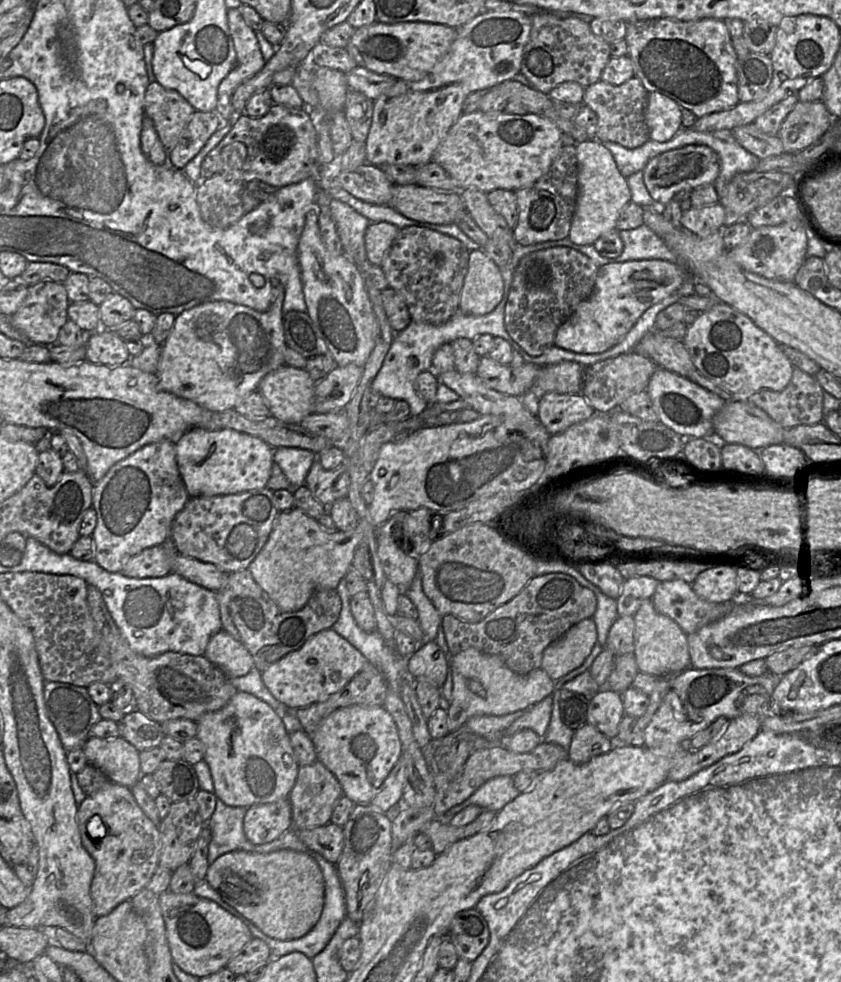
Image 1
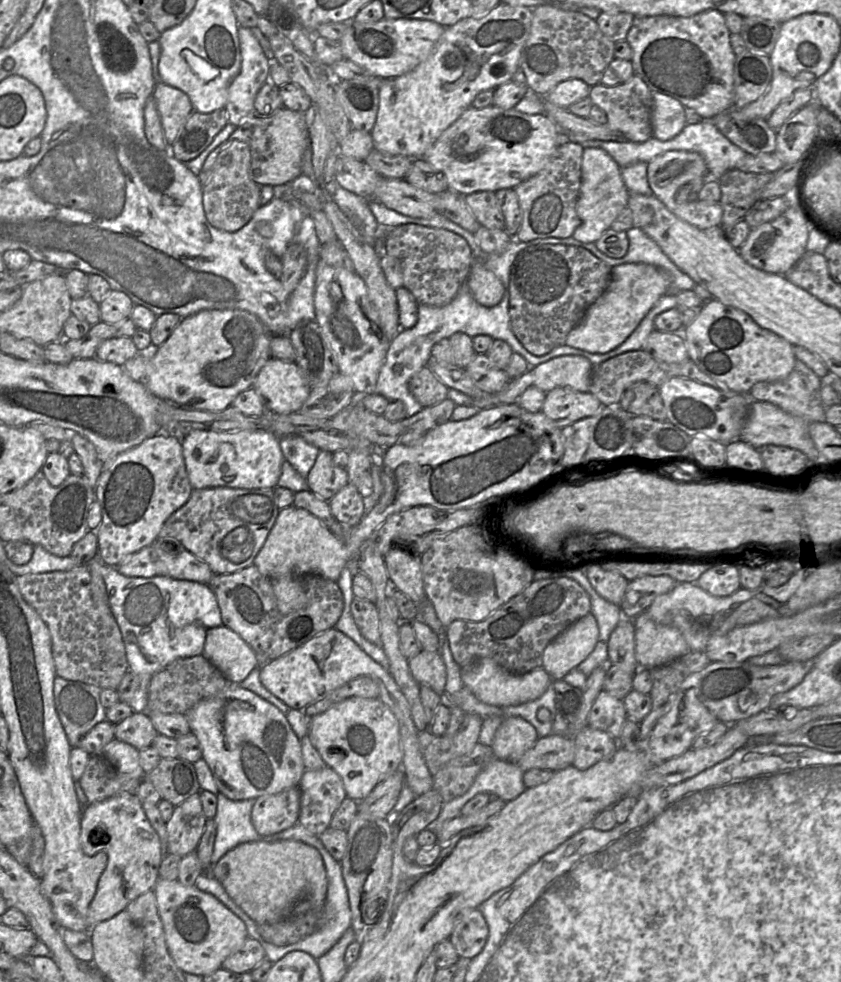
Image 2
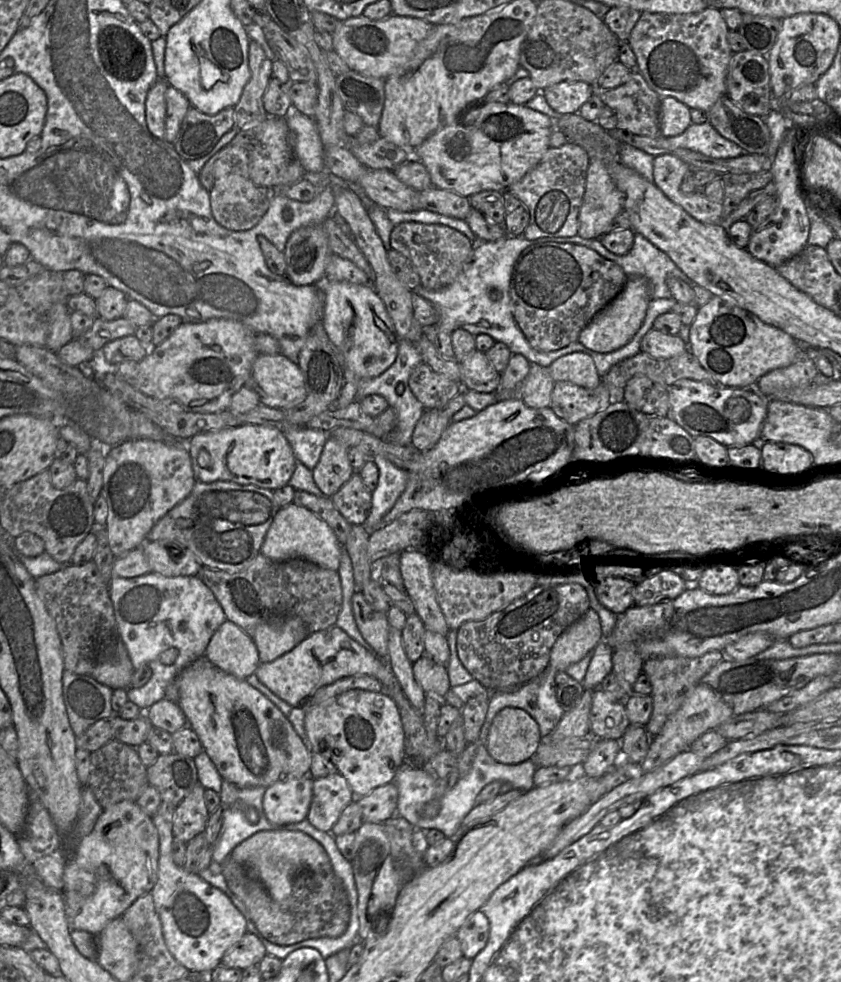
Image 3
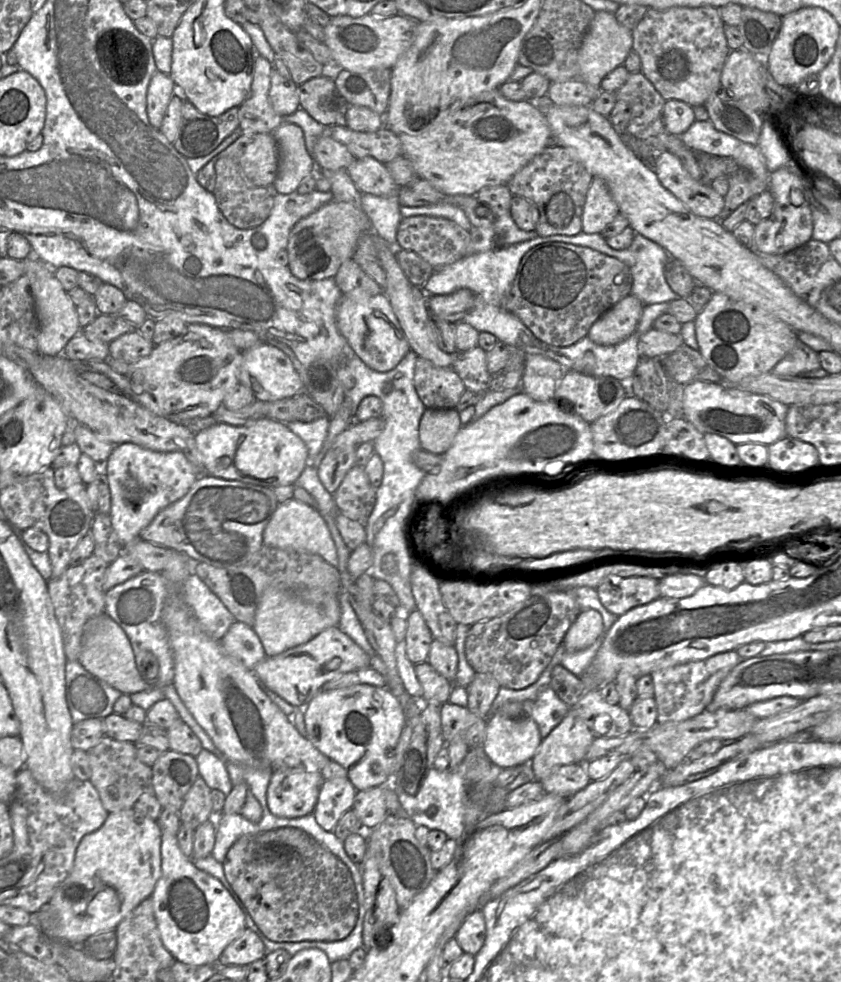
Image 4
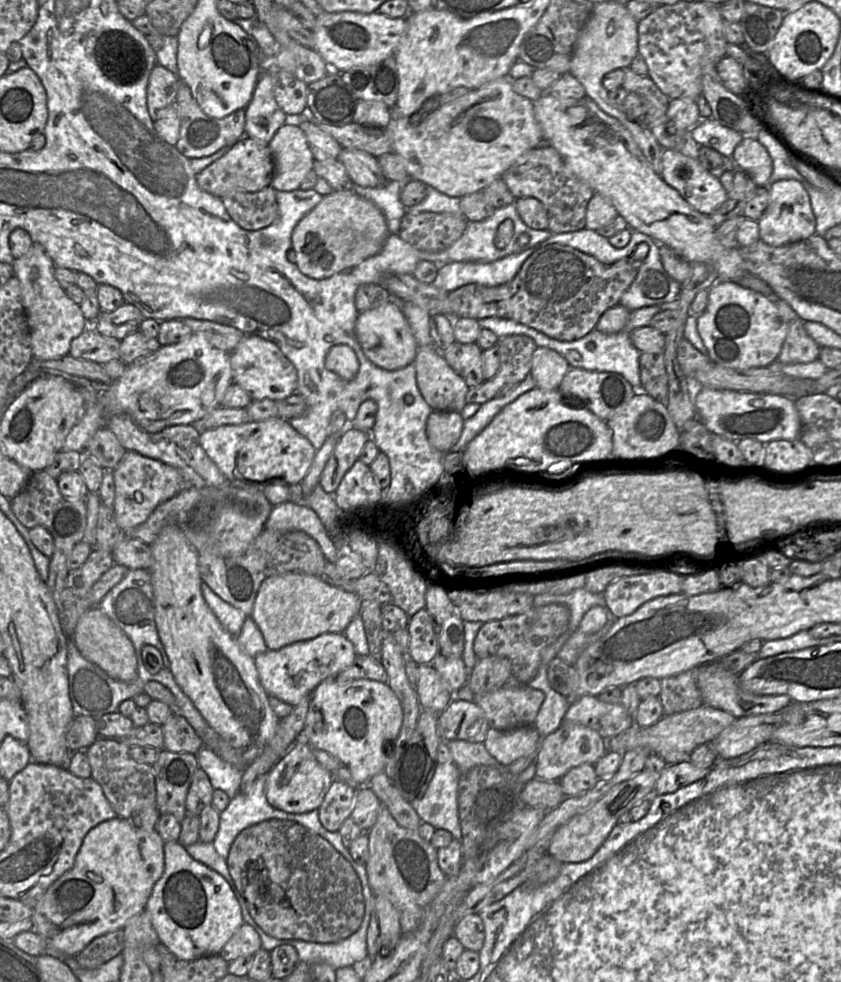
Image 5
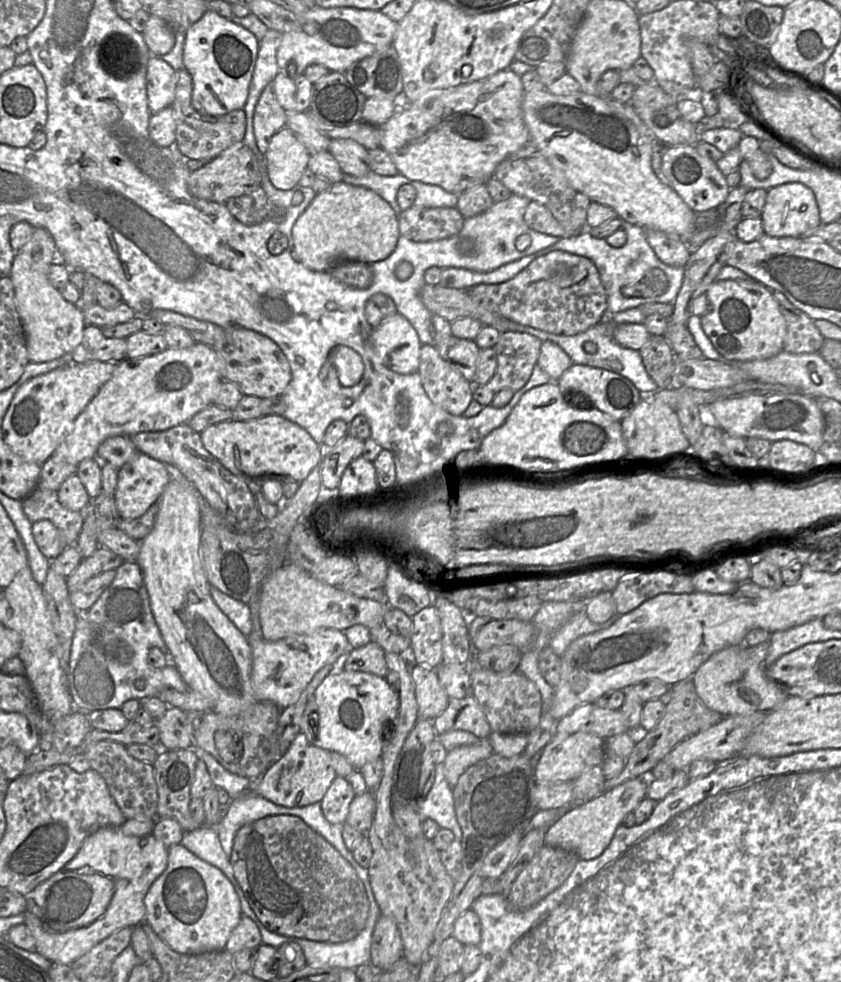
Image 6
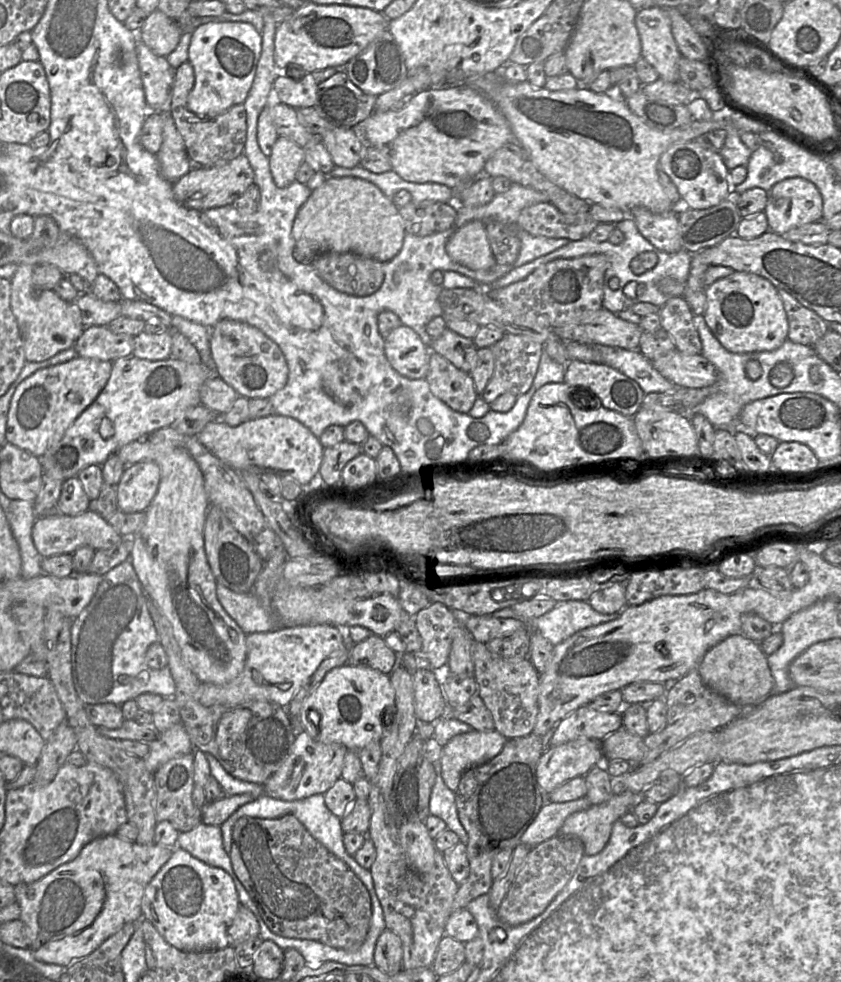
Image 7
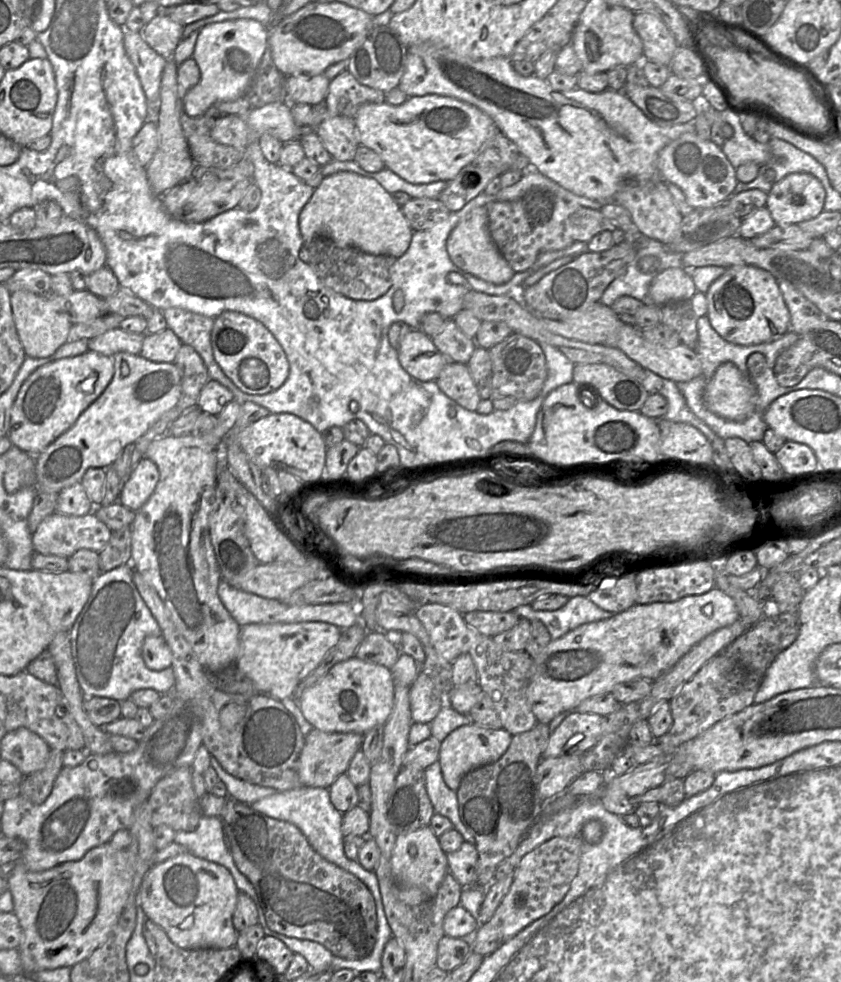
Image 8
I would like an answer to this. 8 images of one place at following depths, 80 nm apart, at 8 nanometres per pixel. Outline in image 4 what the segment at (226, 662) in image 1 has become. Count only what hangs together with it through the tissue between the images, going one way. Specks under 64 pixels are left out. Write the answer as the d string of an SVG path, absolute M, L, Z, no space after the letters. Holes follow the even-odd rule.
M235 621L220 639L223 651L238 659L245 667L254 670L265 657L265 650L253 627Z

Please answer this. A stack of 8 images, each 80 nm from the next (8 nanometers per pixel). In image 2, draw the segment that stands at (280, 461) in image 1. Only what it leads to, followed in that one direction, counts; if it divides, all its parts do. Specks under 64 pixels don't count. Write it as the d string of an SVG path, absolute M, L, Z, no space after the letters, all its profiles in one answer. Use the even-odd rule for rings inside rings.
M300 435L280 437L280 448L285 461L304 478L315 464L320 450L307 443Z

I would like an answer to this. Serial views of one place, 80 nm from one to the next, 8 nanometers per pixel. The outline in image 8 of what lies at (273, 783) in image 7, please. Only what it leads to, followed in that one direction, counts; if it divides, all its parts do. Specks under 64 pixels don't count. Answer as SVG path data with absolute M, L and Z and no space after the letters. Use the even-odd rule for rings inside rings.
M312 729L304 737L304 746L301 750L297 773L303 787L329 788L331 784L346 770L355 753L361 749L363 735L350 733L326 733Z

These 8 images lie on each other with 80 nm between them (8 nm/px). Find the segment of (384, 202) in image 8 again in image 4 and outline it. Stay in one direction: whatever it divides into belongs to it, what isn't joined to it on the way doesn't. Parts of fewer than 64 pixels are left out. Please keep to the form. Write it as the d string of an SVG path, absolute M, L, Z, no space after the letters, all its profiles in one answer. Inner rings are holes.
M331 201L298 221L290 231L288 268L298 279L316 281L333 278L346 260L352 259L358 240L365 232L369 219L363 210L353 205Z

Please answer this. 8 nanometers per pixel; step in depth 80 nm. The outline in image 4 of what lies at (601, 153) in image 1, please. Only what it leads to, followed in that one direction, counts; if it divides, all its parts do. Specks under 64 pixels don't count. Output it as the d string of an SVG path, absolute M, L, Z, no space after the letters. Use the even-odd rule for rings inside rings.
M593 177L588 189L582 213L582 232L601 233L620 212L605 181Z

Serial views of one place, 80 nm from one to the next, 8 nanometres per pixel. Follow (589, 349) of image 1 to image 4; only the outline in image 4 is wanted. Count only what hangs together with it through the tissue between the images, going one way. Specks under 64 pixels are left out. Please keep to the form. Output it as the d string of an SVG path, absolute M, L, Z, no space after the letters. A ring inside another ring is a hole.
M629 294L593 323L587 337L595 344L601 346L618 344L635 331L643 309L644 305L642 302Z

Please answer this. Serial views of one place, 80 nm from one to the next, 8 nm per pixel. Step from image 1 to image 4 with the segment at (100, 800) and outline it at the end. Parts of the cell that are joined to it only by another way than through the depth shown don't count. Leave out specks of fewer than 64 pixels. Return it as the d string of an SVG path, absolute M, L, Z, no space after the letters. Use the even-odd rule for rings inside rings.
M131 808L109 813L100 828L82 838L76 850L71 873L57 887L48 902L59 917L60 941L71 945L82 945L97 933L116 930L131 911L151 897L162 875L161 833L157 821L137 815Z

